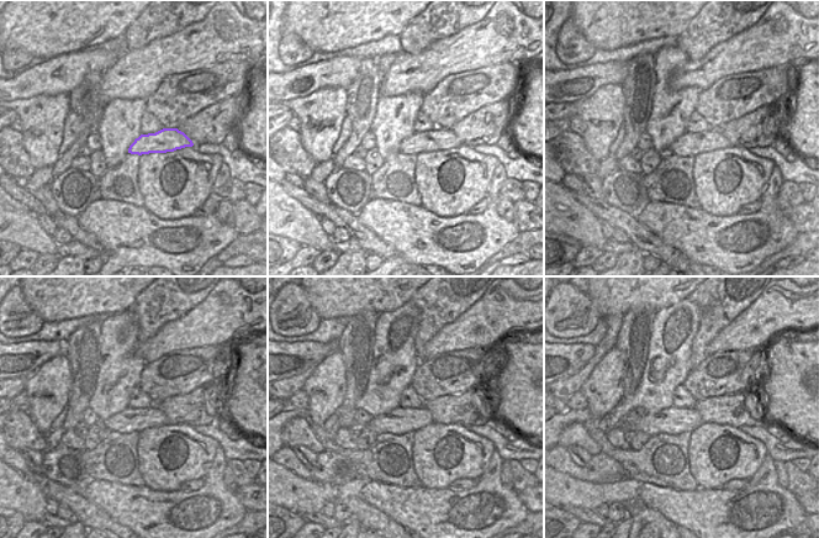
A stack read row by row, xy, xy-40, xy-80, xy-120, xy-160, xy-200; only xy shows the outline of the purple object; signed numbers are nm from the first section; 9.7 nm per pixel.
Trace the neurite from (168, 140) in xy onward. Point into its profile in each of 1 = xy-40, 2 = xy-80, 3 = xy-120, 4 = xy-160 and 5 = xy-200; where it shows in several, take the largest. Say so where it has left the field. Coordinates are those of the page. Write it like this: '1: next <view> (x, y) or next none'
1: next xy-40 (439, 138)
2: next xy-80 (688, 144)
3: next xy-120 (130, 420)
4: next xy-160 (399, 421)
5: next xy-200 (674, 421)

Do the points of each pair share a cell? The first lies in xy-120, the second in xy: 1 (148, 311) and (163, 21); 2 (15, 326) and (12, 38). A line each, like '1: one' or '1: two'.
1: one
2: two

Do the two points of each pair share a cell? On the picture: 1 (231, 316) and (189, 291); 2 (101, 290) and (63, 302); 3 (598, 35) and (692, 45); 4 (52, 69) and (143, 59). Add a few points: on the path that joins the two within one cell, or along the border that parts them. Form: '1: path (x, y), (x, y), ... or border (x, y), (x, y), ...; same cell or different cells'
1: border (214, 289), (180, 316); different cells
2: path (91, 290), (75, 290), (73, 293); same cell
3: border (696, 14), (676, 36); different cells
4: border (127, 49), (101, 74); different cells

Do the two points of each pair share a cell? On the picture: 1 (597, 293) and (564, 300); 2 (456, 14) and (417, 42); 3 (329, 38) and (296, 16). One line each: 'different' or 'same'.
1: different
2: same
3: same

